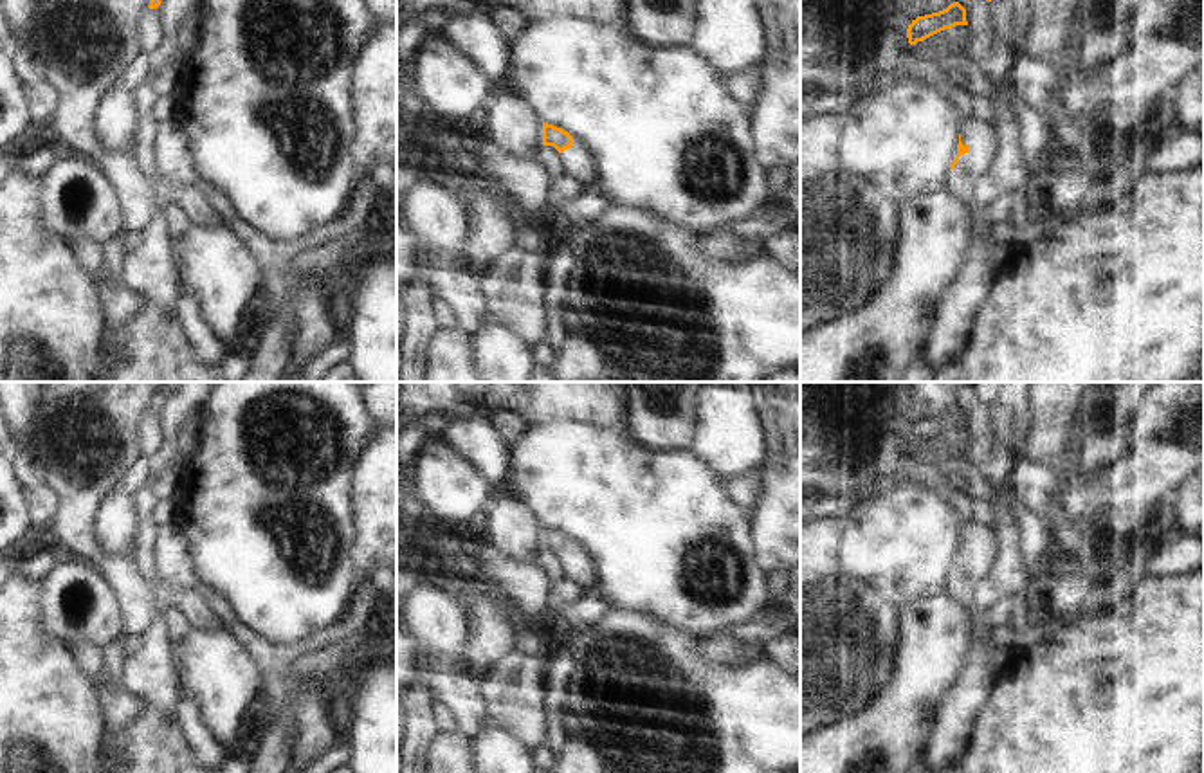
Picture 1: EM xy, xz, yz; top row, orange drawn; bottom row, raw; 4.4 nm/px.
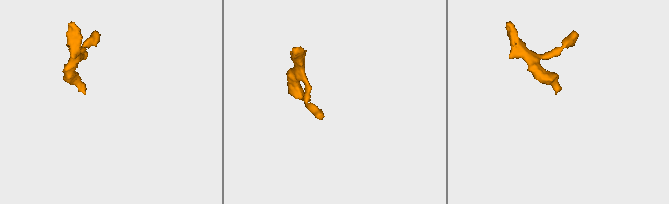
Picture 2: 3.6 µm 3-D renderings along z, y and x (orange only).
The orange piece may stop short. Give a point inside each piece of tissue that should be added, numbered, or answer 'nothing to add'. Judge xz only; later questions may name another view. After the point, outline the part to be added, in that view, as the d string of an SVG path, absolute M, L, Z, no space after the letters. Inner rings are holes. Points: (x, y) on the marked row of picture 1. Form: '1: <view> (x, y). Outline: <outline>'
1: xz (579, 161). Outline: M573 139L573 144L564 150L564 171L584 180L589 186L600 177L600 164L593 153L593 150L580 139Z

